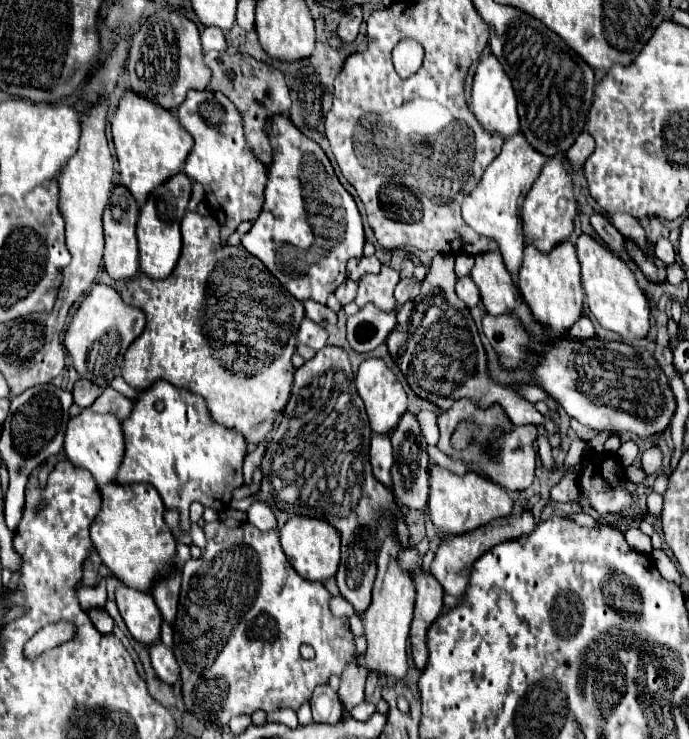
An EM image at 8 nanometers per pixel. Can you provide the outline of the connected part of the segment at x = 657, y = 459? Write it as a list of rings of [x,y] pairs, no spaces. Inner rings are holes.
[[[654,446],[654,448],[648,448],[644,454],[642,454],[642,460],[640,460],[640,468],[644,470],[646,476],[658,472],[662,468],[662,452]]]

